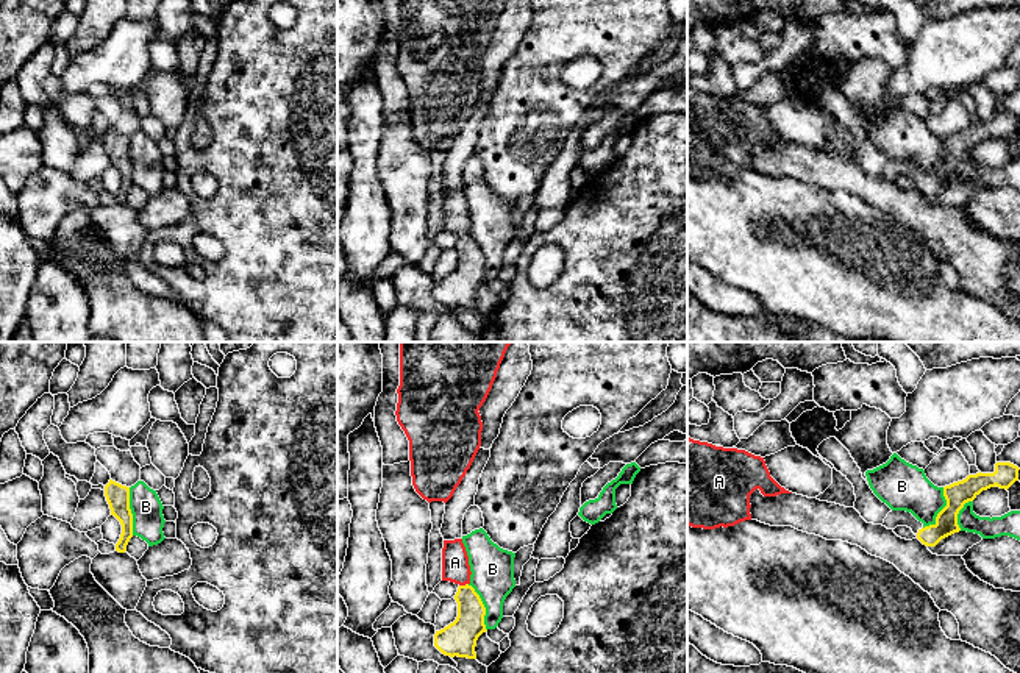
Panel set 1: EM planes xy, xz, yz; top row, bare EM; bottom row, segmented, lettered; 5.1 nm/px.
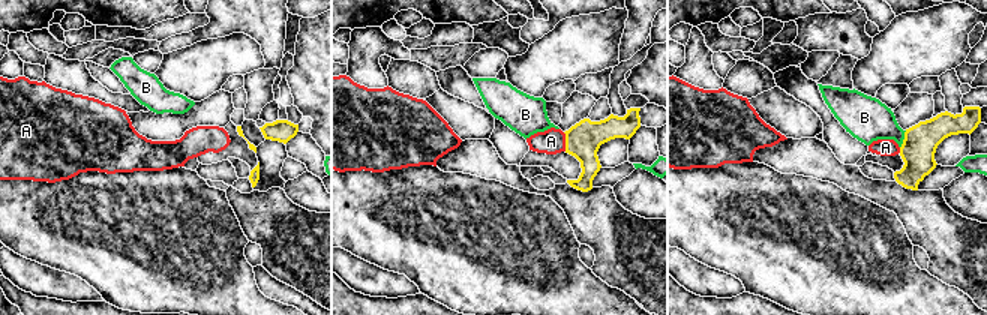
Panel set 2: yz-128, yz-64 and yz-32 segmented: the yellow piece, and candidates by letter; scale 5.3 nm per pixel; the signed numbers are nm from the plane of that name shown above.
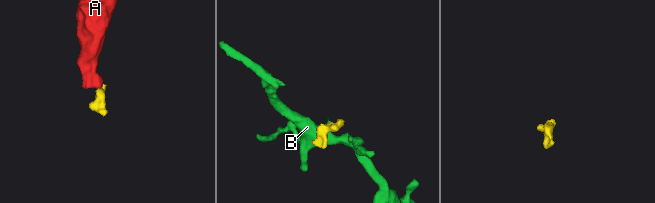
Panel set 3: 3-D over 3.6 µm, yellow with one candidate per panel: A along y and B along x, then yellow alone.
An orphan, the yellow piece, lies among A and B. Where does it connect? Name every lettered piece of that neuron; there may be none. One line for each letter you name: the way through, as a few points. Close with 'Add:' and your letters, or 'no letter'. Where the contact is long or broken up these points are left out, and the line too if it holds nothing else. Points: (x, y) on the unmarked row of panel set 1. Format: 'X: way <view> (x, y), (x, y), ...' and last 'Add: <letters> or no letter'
A: way xz (461, 284), (466, 280), (463, 236), (455, 213)
Add: A

